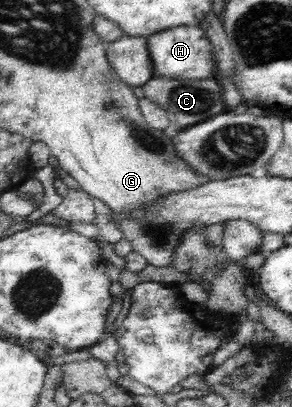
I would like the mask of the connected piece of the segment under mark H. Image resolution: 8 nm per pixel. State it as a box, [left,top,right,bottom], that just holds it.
[146,25,217,79]

